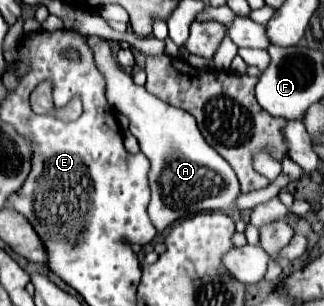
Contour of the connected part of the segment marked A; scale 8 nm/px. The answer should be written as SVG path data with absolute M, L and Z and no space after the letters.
M89 35L89 47L95 53L95 63L107 79L107 101L115 111L121 111L129 117L129 131L137 137L141 153L151 161L149 185L151 185L151 203L149 217L157 231L161 233L171 221L185 217L187 213L199 211L227 211L235 207L235 201L241 193L239 181L231 165L203 139L195 117L187 111L171 107L147 93L145 87L133 83L115 61L111 47L105 39Z

